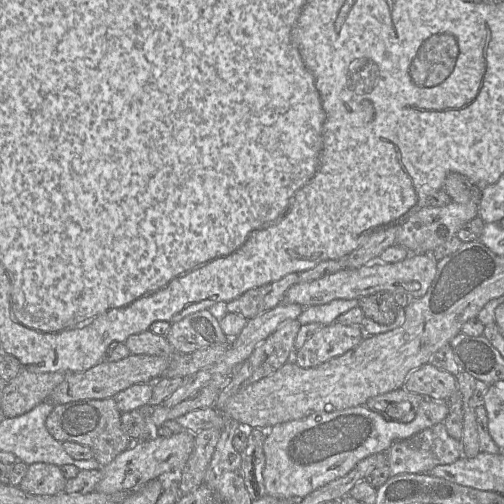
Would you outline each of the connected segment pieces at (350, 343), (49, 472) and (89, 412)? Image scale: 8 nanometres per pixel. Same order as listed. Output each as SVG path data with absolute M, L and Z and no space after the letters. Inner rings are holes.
M322 325L297 352L294 350L293 361L302 368L313 368L357 347L365 337L360 326Z
M34 463L18 486L22 491L34 495L56 495L65 490L67 479L59 466L49 463Z
M114 398L79 400L55 405L47 417L46 428L59 442L88 446L93 451L93 458L104 467L134 443L122 429L121 415Z

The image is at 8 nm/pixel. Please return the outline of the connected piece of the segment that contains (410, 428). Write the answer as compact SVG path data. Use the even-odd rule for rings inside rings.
M424 398L410 422L401 422L359 405L334 412L314 412L305 418L275 425L267 430L263 444L266 493L276 498L302 499L345 476L364 458L388 451L396 441L444 422L447 414L447 401Z

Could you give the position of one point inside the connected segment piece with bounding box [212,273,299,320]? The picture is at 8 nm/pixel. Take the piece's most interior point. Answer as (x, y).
(256, 301)

